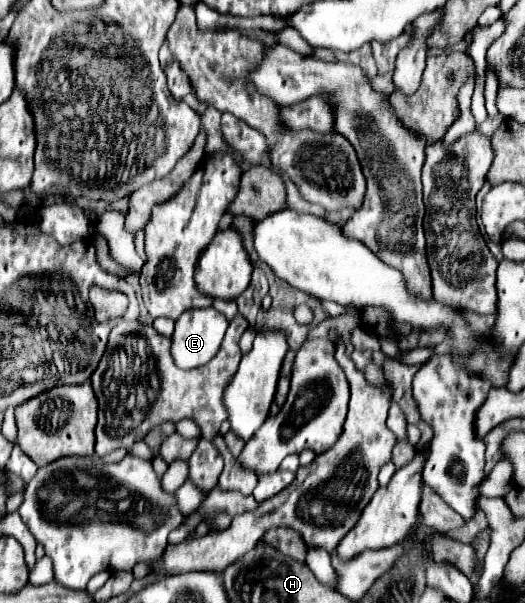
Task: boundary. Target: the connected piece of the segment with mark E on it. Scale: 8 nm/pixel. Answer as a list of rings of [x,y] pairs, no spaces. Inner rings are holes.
[[[212,306],[186,310],[176,320],[176,328],[172,334],[172,358],[174,358],[176,366],[182,370],[190,370],[190,368],[196,368],[196,366],[210,362],[222,344],[226,328],[228,328],[228,320],[224,318],[224,314],[220,314]]]

